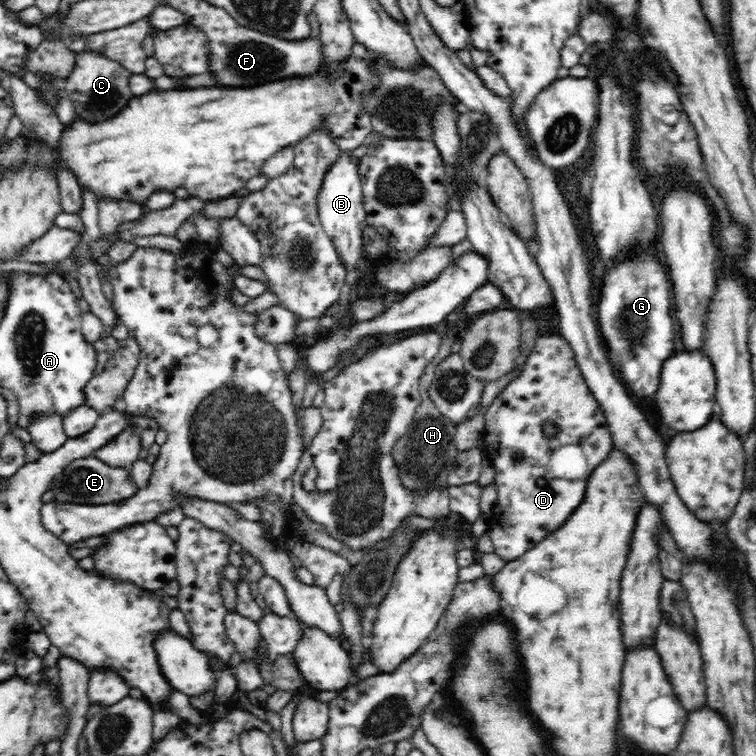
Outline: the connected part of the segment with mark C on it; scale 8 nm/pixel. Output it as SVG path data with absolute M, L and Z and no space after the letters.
M86 50L76 53L76 61L72 74L65 79L64 89L79 118L90 124L98 124L104 120L114 118L122 112L132 95L129 81L133 76L118 61L111 60L98 52Z

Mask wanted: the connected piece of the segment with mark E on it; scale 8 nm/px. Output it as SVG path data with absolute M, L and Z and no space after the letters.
M84 457L73 460L57 475L50 489L55 493L54 500L67 504L112 504L128 499L137 492L137 485L128 478L129 468L112 467L98 457Z

